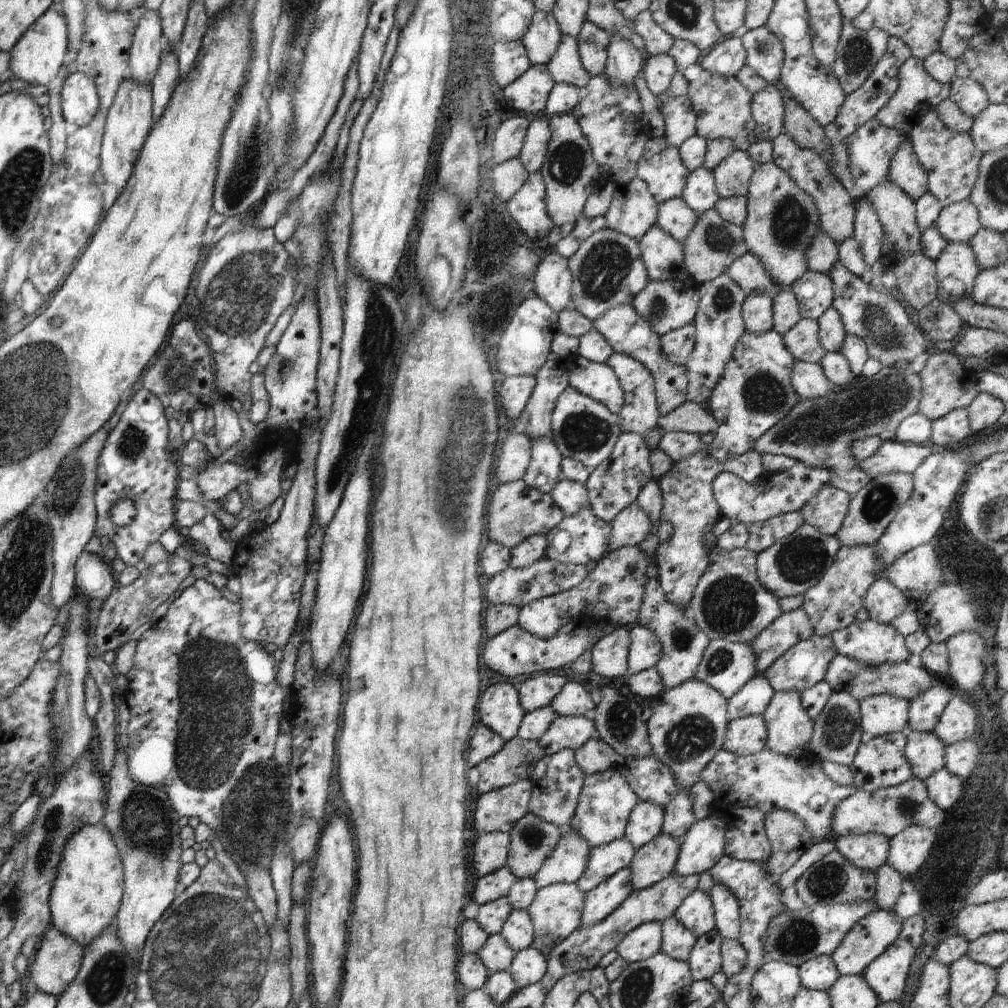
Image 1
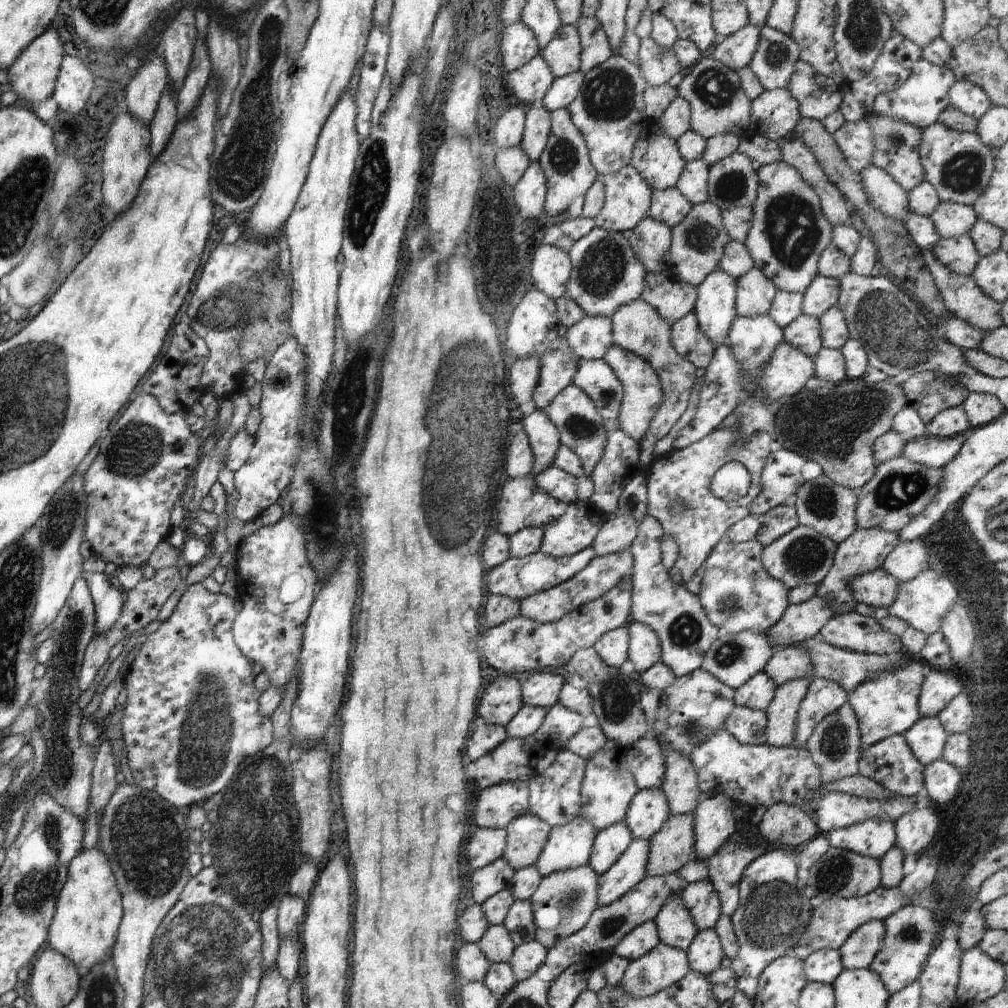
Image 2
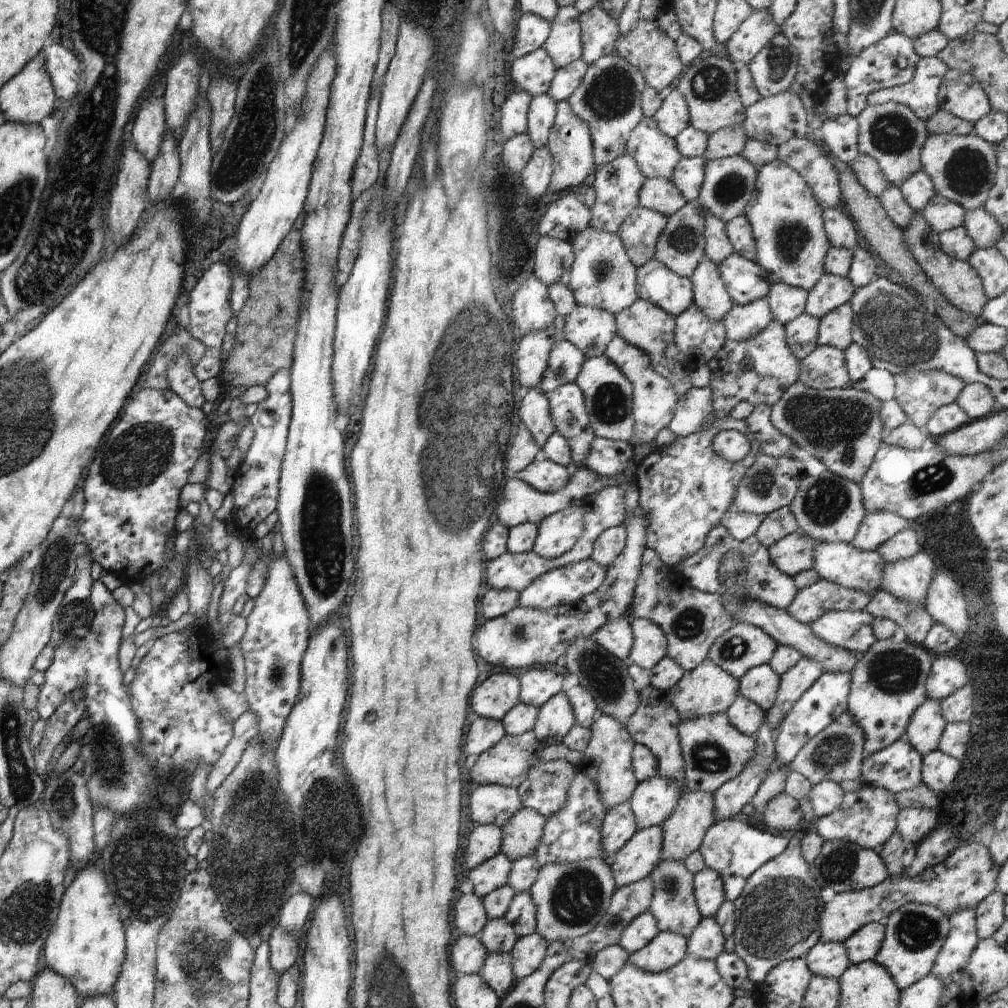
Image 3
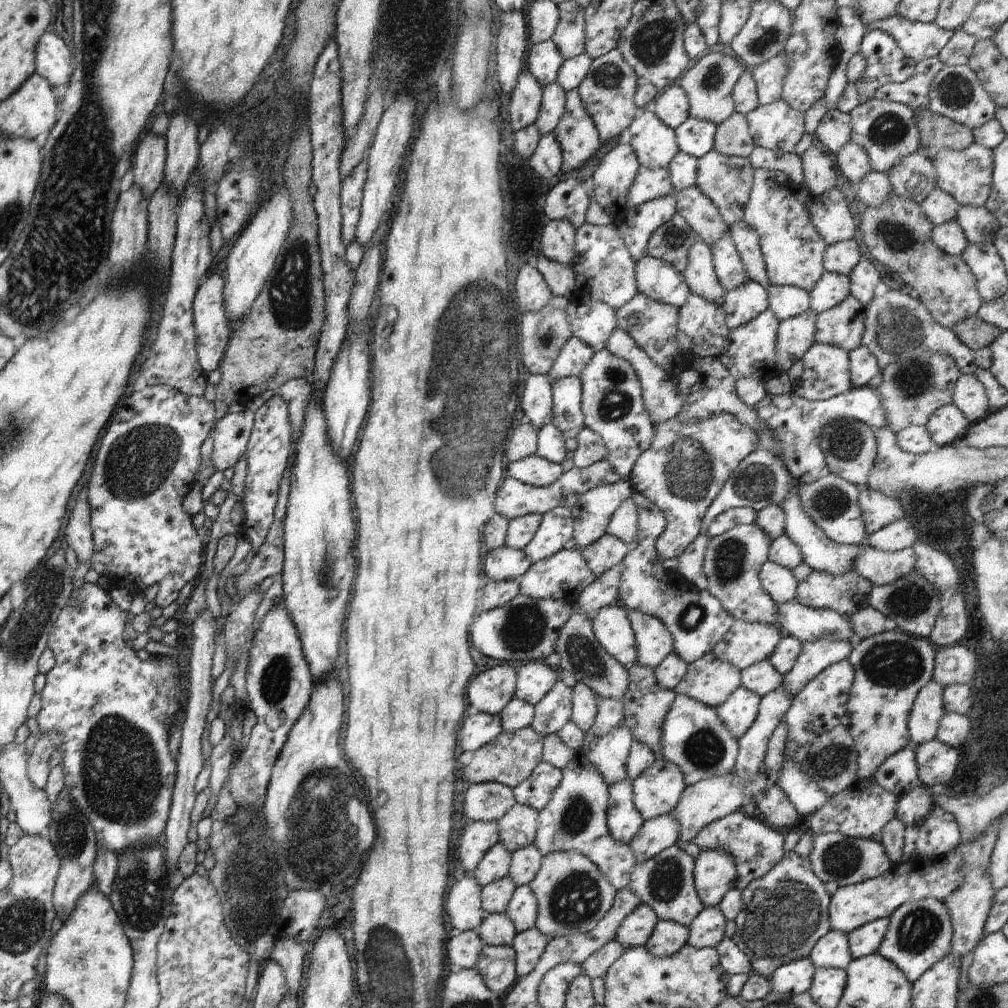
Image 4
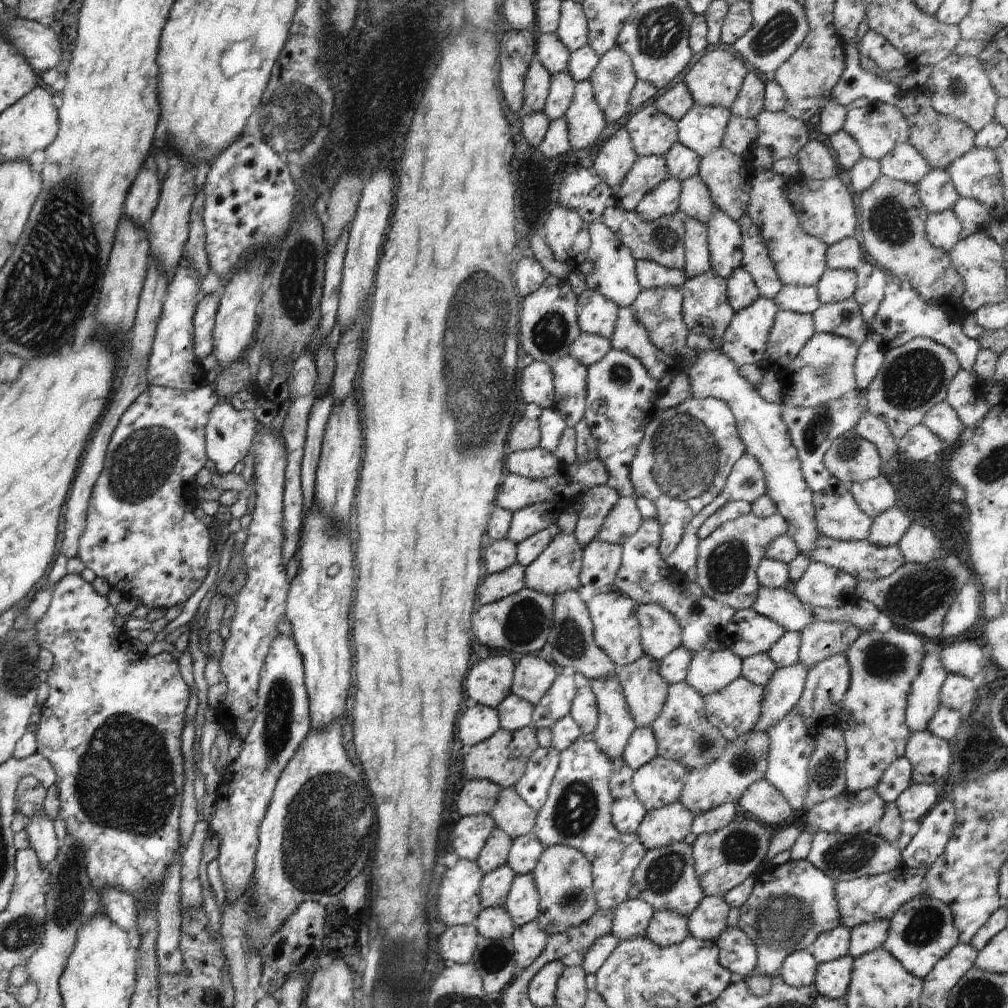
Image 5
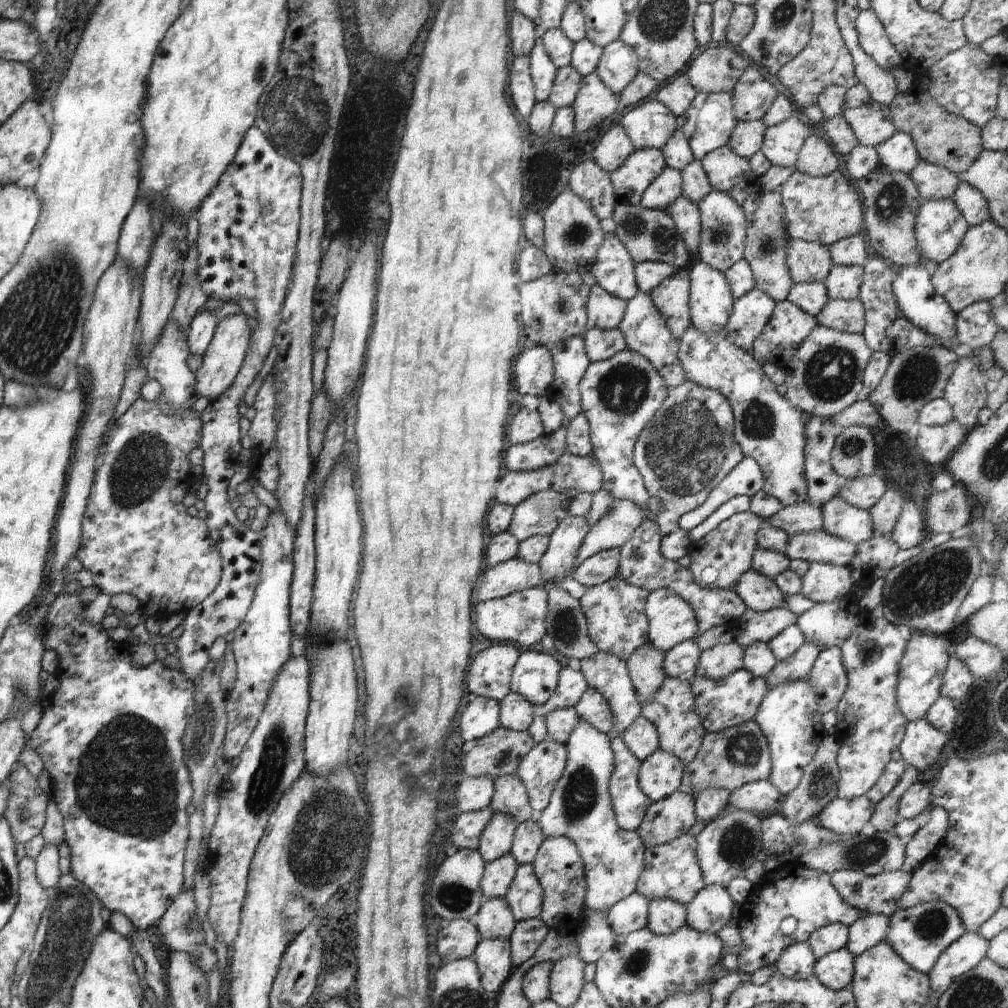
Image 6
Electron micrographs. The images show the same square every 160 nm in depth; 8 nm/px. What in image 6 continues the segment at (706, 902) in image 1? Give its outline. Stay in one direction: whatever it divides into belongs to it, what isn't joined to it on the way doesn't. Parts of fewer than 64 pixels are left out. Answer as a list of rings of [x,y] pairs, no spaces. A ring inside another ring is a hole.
[[[729,808],[724,815],[708,823],[696,837],[696,856],[707,885],[726,888],[731,880],[744,877],[744,872],[762,858],[761,819],[759,814]]]

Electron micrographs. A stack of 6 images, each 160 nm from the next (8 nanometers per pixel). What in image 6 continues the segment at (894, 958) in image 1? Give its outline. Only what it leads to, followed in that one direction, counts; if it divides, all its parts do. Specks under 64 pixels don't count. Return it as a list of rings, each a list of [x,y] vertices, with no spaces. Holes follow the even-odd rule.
[[[932,901],[894,912],[884,941],[912,968],[928,974],[946,948],[966,932],[953,906],[944,901]]]

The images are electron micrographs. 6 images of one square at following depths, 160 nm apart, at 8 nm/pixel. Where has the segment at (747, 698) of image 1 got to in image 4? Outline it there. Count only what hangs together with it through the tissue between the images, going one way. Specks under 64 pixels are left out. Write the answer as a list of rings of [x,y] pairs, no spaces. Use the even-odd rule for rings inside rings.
[[[768,660],[741,670],[741,686],[761,698],[782,684],[783,676]]]

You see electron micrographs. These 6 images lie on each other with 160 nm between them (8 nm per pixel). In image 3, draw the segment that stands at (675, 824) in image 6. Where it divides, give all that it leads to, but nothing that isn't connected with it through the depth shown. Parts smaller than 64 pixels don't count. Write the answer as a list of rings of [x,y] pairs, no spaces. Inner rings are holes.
[[[661,825],[638,829],[609,863],[615,888],[638,882],[658,866],[662,848]]]

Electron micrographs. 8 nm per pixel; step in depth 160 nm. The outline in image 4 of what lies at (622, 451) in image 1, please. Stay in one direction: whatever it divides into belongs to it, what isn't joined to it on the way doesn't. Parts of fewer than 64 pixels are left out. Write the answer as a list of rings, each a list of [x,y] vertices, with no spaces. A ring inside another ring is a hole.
[[[588,427],[577,434],[578,447],[569,456],[576,467],[587,467],[607,460],[607,448],[602,437]]]

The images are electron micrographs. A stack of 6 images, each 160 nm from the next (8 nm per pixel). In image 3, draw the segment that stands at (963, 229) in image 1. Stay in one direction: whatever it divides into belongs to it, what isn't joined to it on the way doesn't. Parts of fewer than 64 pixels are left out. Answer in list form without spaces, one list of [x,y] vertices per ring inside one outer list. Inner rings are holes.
[[[936,193],[921,212],[926,222],[937,232],[948,232],[962,227],[965,219],[965,208],[954,201]]]

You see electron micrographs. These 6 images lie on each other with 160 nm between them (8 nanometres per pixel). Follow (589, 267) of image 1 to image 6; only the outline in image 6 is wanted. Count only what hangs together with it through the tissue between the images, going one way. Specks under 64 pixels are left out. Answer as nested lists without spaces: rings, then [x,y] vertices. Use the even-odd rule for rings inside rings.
[[[606,233],[589,272],[600,288],[629,301],[640,293],[635,281],[635,263],[625,244],[614,233]]]

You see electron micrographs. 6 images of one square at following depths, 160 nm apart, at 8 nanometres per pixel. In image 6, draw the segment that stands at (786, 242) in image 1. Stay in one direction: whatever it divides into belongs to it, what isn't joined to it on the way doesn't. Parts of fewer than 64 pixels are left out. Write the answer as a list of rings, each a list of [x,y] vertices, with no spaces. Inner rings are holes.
[[[786,230],[787,238],[787,265],[790,276],[795,283],[823,283],[828,273],[832,270],[833,262],[829,248],[820,243],[813,243],[802,239],[795,239],[789,236]]]

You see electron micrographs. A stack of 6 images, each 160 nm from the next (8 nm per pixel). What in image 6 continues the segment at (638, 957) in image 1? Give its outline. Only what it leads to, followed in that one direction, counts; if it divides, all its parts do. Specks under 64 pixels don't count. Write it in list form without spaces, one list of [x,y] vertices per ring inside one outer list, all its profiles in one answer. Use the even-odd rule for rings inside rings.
[[[632,893],[618,901],[608,912],[607,921],[617,935],[627,935],[647,926],[649,900],[640,893]]]

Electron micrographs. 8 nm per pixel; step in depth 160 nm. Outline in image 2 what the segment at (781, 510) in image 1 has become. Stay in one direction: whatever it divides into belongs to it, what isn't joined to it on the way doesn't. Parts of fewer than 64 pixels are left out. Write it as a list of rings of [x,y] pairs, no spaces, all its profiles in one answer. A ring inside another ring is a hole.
[[[736,461],[726,463],[714,474],[711,491],[714,496],[725,501],[737,501],[748,492],[747,473],[745,468]]]

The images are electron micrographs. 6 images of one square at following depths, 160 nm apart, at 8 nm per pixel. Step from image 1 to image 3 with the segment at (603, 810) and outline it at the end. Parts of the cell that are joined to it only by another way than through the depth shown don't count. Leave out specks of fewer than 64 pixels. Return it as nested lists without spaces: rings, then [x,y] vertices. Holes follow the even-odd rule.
[[[603,714],[590,730],[590,742],[582,752],[588,760],[588,766],[582,768],[581,772],[597,784],[600,800],[607,812],[616,805],[628,803],[638,786],[631,765],[631,754],[636,742],[621,722],[608,715]]]

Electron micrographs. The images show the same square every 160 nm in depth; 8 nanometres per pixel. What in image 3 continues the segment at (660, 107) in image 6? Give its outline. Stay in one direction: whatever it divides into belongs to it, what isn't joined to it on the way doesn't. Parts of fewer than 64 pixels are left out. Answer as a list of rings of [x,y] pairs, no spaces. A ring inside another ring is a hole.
[[[643,116],[642,120],[633,128],[627,138],[626,154],[630,155],[638,164],[640,172],[646,179],[671,180],[678,161],[682,158],[675,146],[675,139],[666,136],[659,128],[654,117]]]

